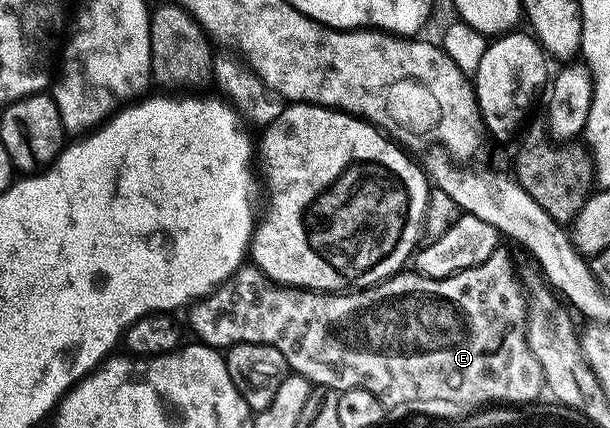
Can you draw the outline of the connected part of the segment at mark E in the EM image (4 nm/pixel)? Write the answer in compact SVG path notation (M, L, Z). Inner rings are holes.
M499 254L488 260L486 264L478 264L469 270L461 270L445 278L429 278L414 270L400 270L379 284L342 292L308 292L306 288L289 288L275 284L259 268L242 266L215 291L194 301L190 305L189 313L191 312L191 328L199 335L196 337L216 350L226 350L232 344L245 342L268 344L281 350L281 354L285 354L285 362L294 375L305 377L306 380L311 381L312 385L335 388L339 393L350 388L364 388L382 402L384 409L391 410L391 408L403 408L406 404L427 404L430 400L440 400L441 403L453 404L452 406L462 406L478 401L484 401L488 406L527 406L538 401L542 397L539 395L544 395L545 385L541 366L532 354L531 347L527 345L528 309L528 297L526 295L523 297L523 288L519 285L514 270L511 269L510 258Z

